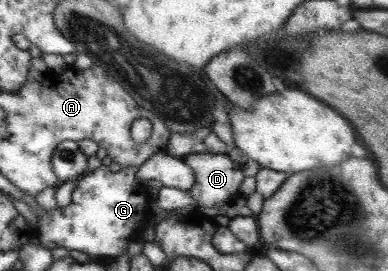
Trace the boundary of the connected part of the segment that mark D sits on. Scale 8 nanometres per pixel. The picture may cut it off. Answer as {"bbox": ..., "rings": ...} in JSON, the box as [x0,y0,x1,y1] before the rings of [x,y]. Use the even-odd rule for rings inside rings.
{"bbox":[182,152,243,208],"rings":[[[208,152],[192,153],[182,158],[183,162],[194,172],[194,185],[189,189],[195,205],[218,208],[235,201],[238,187],[243,179],[242,165],[231,161],[227,154],[212,154]]]}

